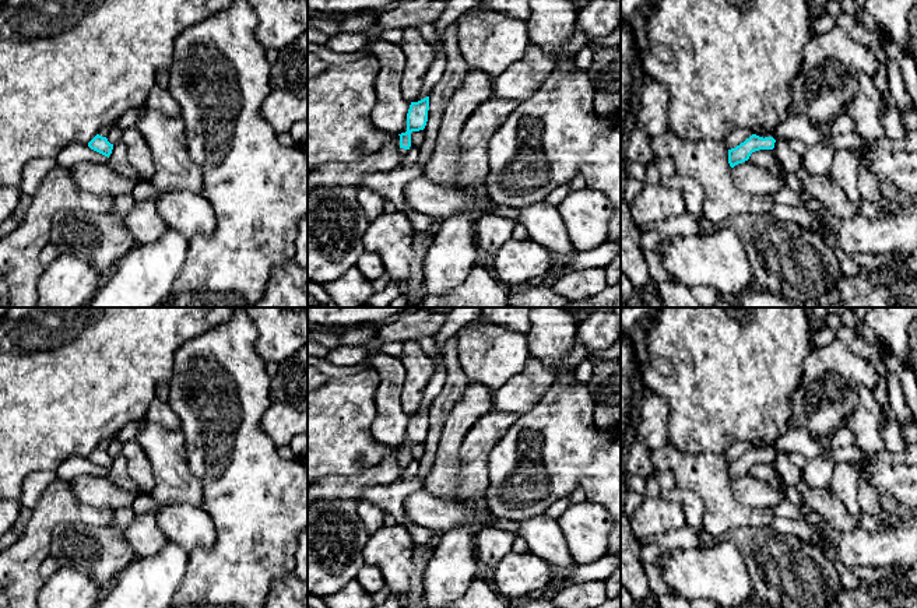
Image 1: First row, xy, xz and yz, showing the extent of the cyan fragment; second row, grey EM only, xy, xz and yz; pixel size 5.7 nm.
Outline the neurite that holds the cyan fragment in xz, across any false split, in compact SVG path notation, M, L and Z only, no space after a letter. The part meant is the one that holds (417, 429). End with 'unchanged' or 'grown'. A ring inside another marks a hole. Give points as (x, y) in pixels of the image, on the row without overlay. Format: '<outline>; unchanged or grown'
M429 410L418 415L411 415L407 426L407 444L398 447L401 475L404 470L408 467L408 464L412 461L411 446L425 442L428 435L428 424L429 424Z; grown

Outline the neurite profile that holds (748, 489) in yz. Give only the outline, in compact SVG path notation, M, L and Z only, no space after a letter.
M751 472L735 478L731 486L738 502L751 507L773 507L786 499L776 486Z

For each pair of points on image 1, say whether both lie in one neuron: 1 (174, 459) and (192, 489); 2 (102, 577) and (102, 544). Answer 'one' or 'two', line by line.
1: one
2: one

